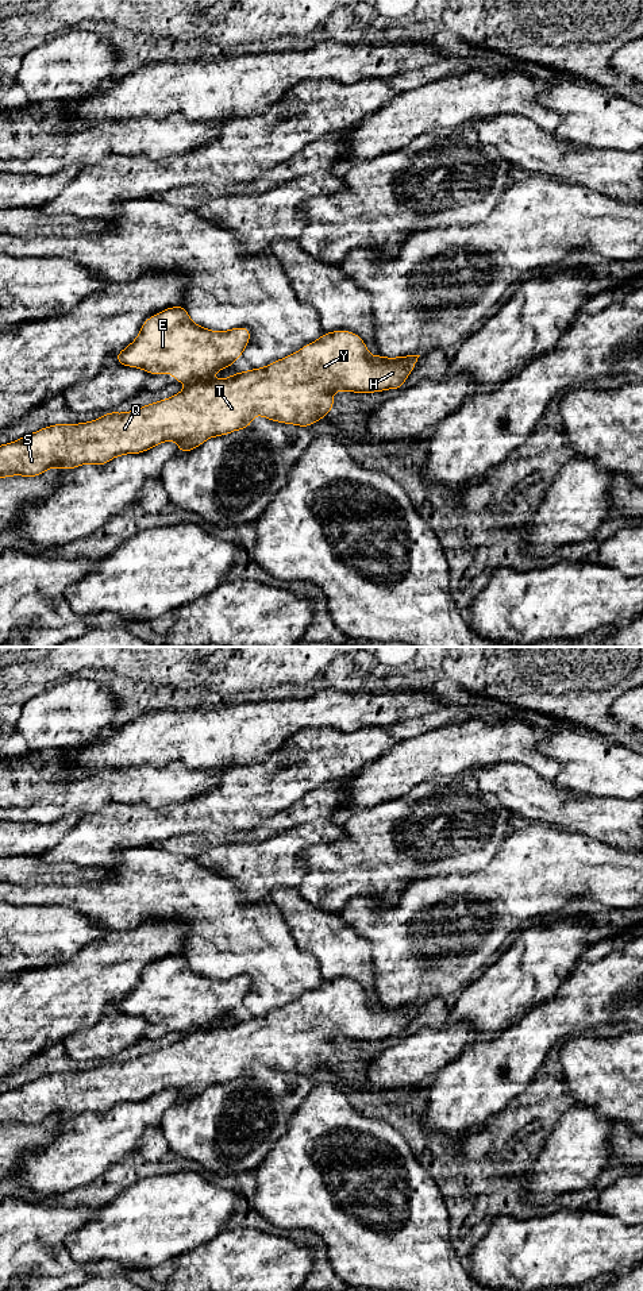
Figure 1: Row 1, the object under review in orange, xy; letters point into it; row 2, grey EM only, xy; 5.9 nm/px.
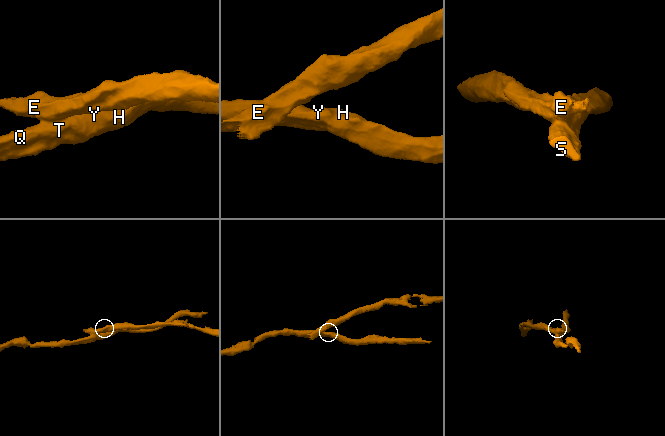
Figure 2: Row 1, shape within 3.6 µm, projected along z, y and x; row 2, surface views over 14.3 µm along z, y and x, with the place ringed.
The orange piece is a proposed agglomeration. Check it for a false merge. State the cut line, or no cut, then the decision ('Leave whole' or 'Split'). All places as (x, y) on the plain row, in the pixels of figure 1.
Split along xy (204, 1028), (191, 1032). Split

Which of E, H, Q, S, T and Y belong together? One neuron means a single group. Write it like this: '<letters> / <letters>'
E / H Q S T Y

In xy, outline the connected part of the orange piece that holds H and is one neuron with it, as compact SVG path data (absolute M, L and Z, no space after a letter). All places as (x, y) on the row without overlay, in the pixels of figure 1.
M346 978L324 980L294 1002L266 1016L236 1021L227 1028L200 1029L178 1043L126 1061L108 1060L97 1068L80 1072L55 1072L12 1091L0 1094L0 1126L36 1125L50 1115L68 1119L92 1111L103 1114L124 1102L140 1102L162 1090L178 1091L178 1102L192 1099L213 1084L245 1078L255 1061L273 1070L309 1075L334 1056L336 1038L374 1041L400 1038L420 1003L398 1006L370 1005L362 986Z

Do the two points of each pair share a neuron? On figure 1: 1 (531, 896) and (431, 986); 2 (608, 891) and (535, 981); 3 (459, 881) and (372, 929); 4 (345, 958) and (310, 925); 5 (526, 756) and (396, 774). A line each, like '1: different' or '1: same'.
1: same
2: different
3: same
4: same
5: same

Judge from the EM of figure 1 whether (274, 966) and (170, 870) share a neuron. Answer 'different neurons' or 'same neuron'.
same neuron

